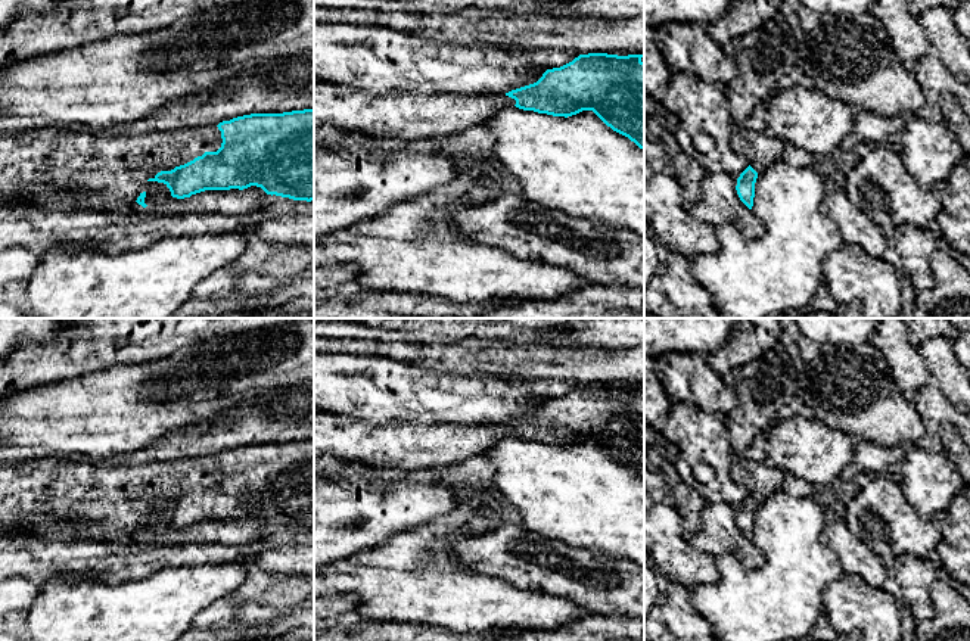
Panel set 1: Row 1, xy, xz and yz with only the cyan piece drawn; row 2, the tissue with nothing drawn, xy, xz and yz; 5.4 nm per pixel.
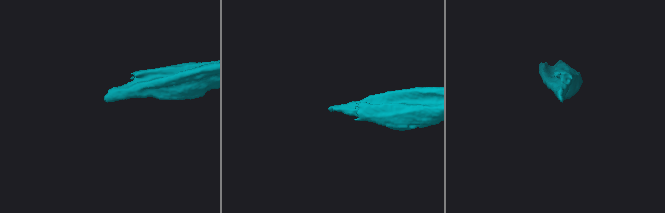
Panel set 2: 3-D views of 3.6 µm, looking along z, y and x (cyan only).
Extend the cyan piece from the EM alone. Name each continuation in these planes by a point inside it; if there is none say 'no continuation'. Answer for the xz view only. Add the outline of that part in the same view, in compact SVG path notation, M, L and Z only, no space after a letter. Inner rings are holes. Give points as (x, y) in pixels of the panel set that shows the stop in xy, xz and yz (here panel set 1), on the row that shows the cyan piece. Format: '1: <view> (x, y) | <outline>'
1: xz (403, 115) | M314 78L314 128L333 125L343 133L407 141L447 139L484 125L495 113L514 105L514 99L500 93L397 91L373 96L352 85Z

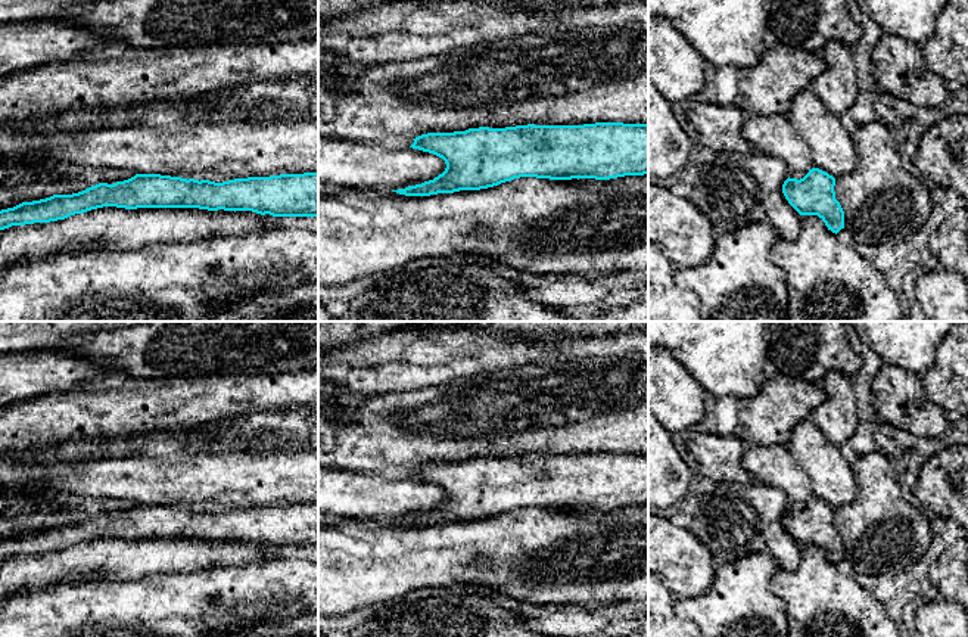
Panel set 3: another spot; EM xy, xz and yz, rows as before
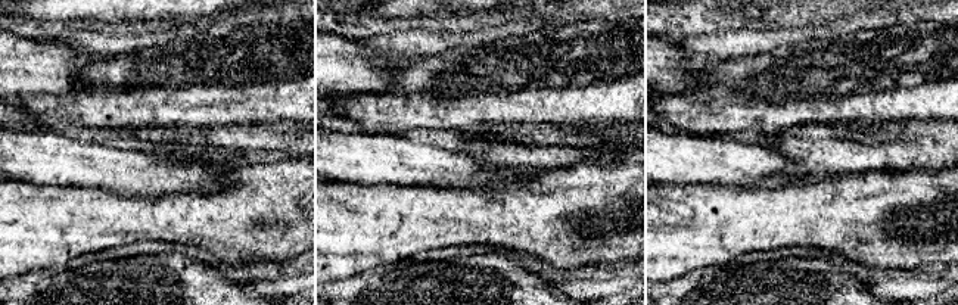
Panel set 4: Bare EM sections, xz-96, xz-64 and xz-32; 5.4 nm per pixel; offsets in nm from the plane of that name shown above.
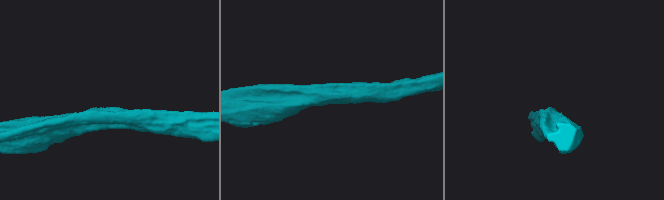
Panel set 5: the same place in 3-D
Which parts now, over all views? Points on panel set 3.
no continuation

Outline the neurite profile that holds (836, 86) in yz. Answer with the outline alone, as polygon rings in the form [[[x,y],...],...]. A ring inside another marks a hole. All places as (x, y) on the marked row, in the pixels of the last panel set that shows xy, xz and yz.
[[[830,40],[818,55],[824,59],[825,68],[810,88],[830,112],[841,116],[850,111],[860,93],[850,46]]]

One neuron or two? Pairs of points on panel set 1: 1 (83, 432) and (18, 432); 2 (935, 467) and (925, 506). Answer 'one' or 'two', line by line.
1: one
2: one

